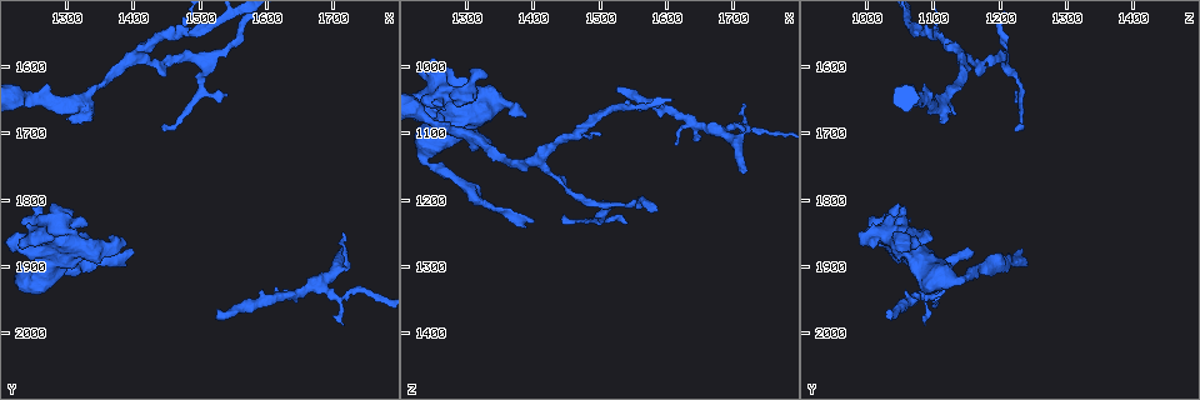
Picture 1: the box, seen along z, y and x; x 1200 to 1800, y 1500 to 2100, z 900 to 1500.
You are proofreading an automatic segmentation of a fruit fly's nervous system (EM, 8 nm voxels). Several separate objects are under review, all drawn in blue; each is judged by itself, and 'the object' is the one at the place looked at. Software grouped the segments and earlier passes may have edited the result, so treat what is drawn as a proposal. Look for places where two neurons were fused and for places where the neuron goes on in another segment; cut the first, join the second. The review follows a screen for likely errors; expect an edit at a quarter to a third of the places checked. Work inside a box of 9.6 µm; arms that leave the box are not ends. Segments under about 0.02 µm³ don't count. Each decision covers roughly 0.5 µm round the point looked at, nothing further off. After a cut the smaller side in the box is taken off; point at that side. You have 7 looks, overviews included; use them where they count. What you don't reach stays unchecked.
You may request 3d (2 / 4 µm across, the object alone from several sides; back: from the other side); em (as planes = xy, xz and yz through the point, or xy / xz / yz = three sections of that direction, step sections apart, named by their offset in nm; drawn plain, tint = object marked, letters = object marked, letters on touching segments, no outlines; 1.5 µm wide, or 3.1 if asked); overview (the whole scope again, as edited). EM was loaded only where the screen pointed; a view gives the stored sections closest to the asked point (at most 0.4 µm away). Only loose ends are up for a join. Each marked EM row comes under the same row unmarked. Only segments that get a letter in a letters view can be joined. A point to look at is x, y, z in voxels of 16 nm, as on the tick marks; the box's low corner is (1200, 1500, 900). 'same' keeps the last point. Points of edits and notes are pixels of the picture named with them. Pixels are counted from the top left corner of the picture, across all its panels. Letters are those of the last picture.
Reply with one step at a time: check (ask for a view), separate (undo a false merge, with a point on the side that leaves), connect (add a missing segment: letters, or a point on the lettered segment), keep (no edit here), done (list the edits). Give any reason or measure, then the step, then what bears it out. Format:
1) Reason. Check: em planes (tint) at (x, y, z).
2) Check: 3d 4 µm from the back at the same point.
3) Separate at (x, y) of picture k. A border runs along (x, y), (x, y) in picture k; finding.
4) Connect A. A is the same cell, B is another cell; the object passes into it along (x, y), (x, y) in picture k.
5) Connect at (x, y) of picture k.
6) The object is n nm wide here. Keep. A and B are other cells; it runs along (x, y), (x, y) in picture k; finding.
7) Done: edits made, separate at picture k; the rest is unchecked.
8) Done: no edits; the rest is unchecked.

Branch stops here. Check: em xz step 8 (tint) at (1710, 1850, 1060).

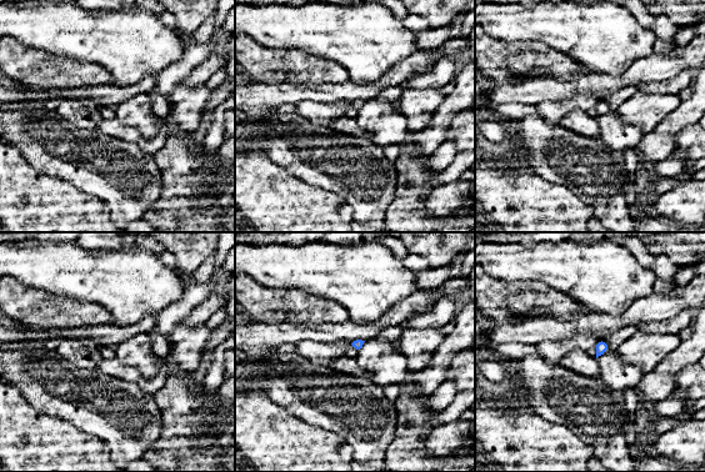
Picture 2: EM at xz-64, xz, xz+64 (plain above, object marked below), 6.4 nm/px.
Check: em yz step 4 (letters) at the same point.

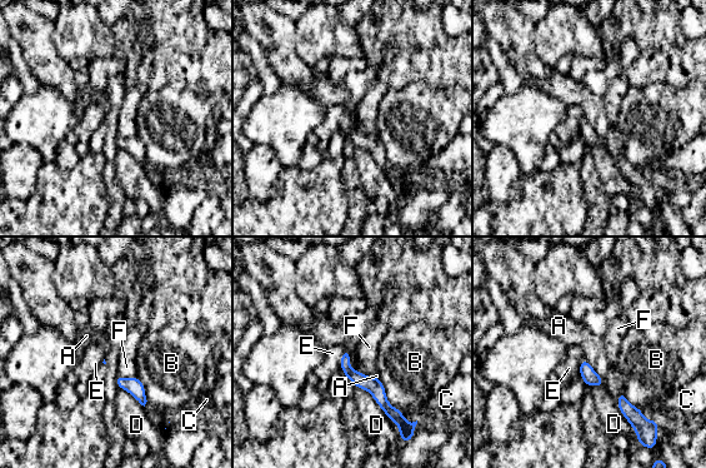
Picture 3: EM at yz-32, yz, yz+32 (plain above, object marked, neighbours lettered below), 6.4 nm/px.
Keep. A, B, C, D, E and F are other cells; it runs along (345, 358), (345, 367), (395, 417) in picture 3; no lettered segment goes on from it.

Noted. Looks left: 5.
An open end. Check: em planes (letters) at (1525, 1965, 1035).

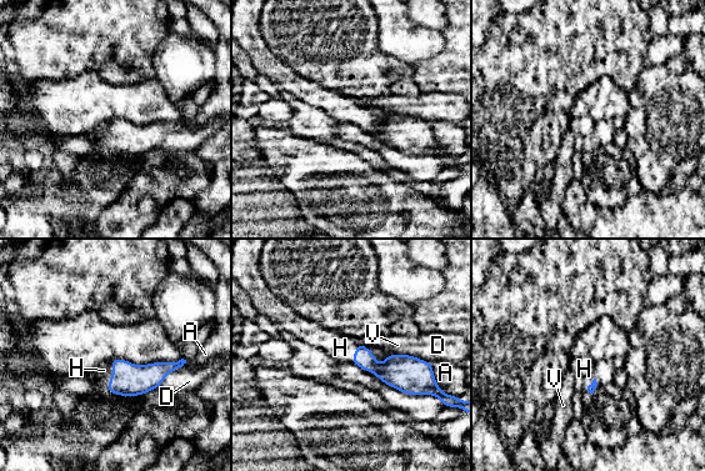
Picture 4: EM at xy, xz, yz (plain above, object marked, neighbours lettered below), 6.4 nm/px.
The longest contact is with D, 200 nm. Connect at (104, 370) of picture 4. H is the same cell, A, D and V are other cells; the object passes into it along (128, 379), (111, 375), (104, 370) in picture 4; the neuron continues.

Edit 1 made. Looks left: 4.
Done: edits made, connect at picture 4; the rest is unchecked.

